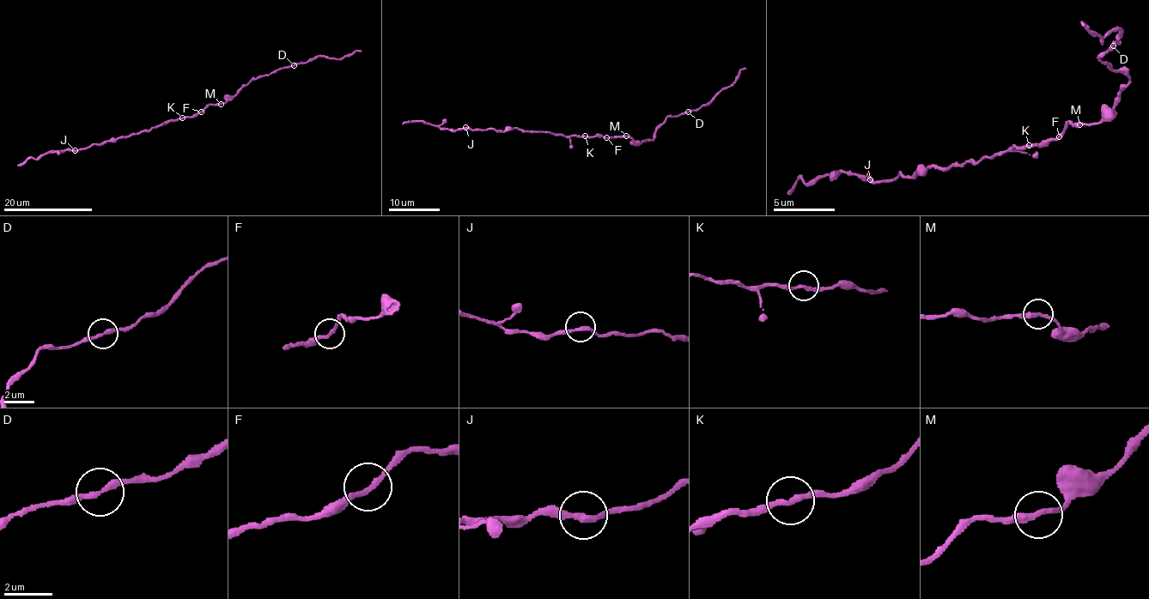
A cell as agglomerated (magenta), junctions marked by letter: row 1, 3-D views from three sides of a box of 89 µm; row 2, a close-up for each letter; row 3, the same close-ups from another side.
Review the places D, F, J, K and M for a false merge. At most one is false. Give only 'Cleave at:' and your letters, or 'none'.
Cleave at: none

